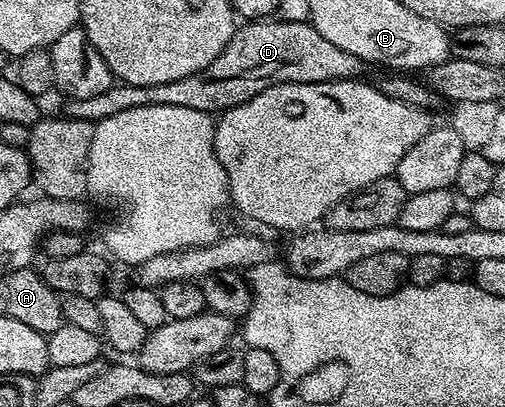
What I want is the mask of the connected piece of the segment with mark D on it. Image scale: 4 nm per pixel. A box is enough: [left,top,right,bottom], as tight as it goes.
[64,17,367,124]

